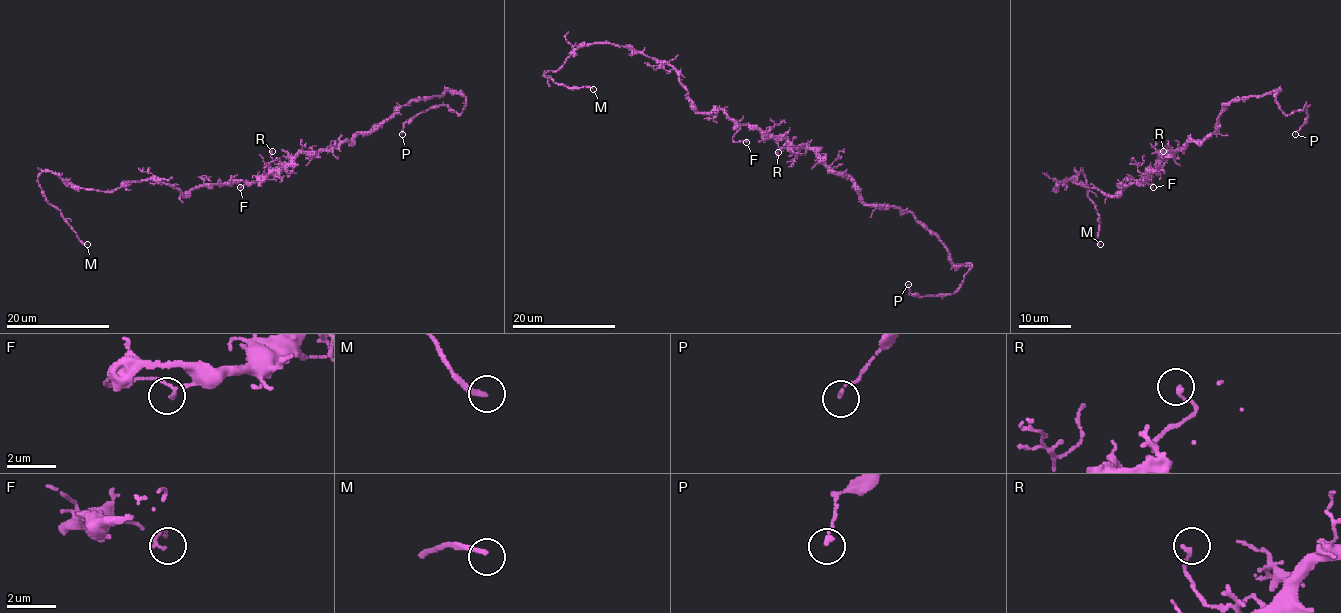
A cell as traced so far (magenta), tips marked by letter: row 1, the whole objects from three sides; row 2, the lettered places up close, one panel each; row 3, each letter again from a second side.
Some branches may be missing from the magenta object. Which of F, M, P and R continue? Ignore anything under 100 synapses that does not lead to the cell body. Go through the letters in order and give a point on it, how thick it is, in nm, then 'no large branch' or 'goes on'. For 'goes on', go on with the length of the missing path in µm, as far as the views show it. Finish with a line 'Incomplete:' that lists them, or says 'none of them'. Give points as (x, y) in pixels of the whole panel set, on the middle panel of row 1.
F: at (746, 142); 120 nm thick; no large branch
M: at (593, 89); 200 nm thick; goes on; about 20 µm are missing
P: at (908, 284); 130 nm thick; no large branch
R: at (778, 152); 160 nm thick; no large branch
Incomplete: M

